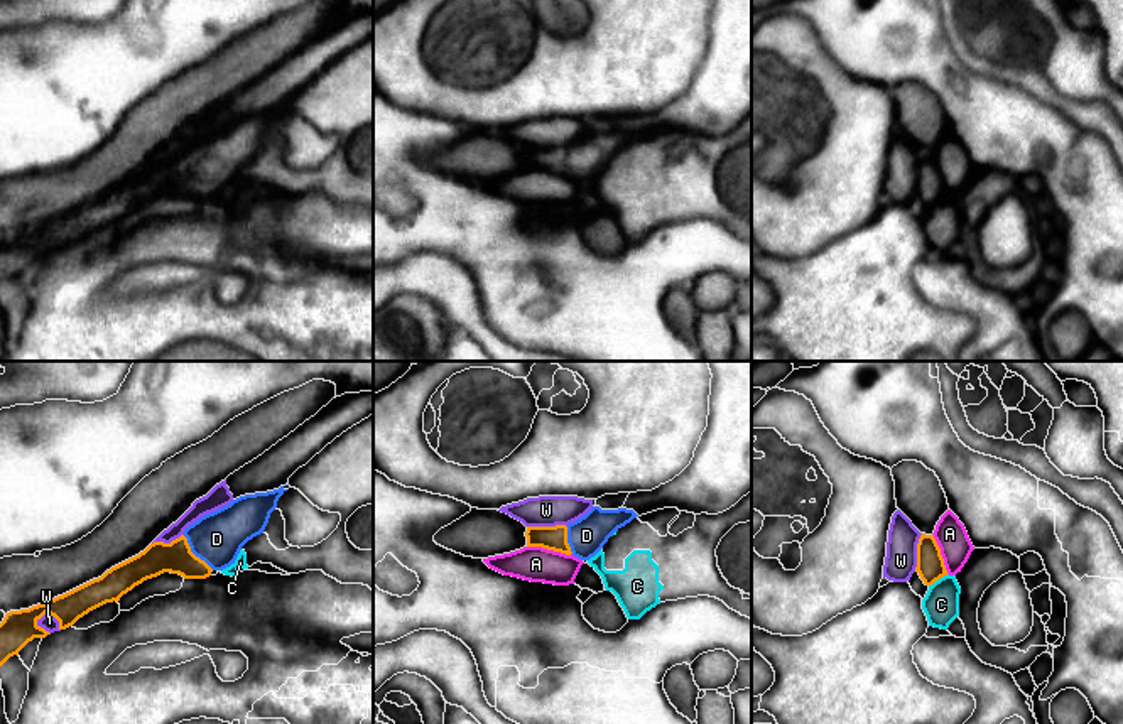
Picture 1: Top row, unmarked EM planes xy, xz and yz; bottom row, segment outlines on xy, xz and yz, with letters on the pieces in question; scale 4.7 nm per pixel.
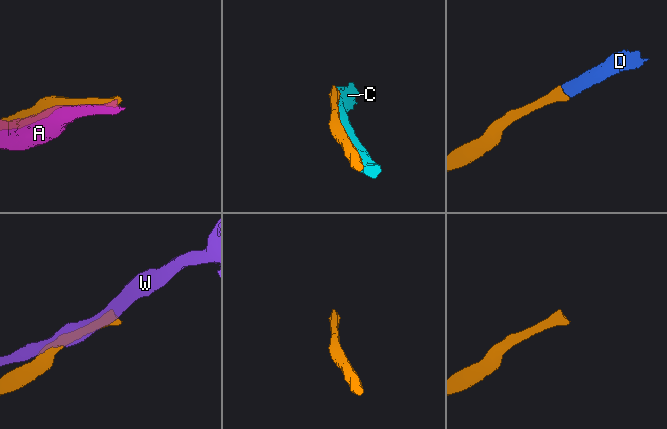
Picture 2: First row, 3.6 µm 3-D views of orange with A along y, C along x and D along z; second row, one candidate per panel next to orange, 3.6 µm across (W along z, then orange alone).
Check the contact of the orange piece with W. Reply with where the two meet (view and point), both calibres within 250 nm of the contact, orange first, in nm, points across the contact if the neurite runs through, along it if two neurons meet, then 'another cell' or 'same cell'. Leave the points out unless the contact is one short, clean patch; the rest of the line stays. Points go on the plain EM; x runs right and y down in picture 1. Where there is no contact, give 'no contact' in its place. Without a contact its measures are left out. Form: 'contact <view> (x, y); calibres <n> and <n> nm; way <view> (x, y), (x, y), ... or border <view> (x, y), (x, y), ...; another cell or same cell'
contact xy (51, 237); calibres 160 and 80 nm; another cell

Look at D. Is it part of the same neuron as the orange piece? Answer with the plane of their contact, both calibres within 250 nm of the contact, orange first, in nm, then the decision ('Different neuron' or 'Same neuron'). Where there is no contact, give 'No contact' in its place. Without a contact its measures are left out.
Touches orange in xy. Thickness 160 nm (orange) against 240 nm. Same neuron

